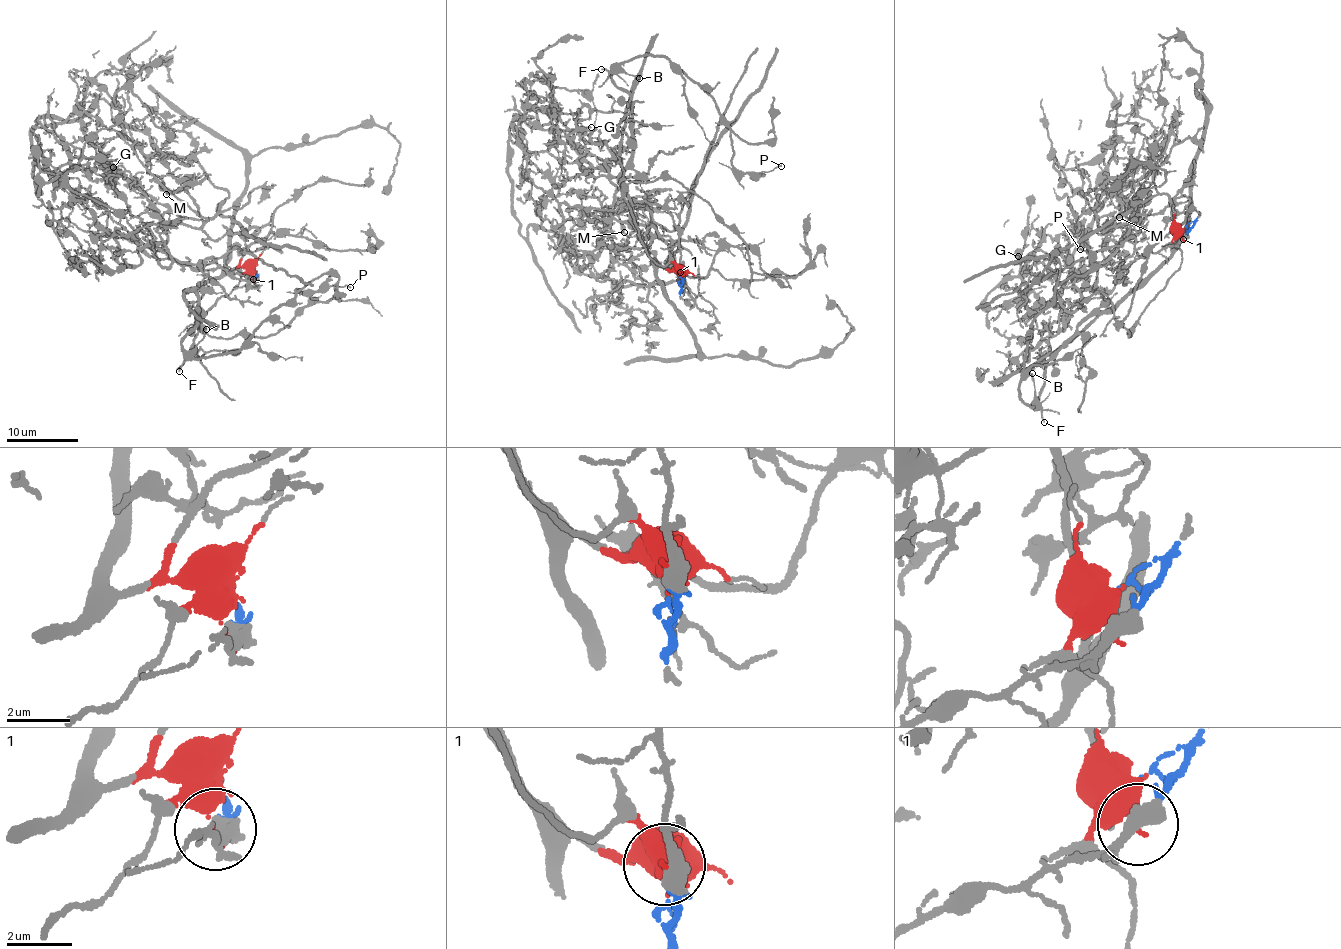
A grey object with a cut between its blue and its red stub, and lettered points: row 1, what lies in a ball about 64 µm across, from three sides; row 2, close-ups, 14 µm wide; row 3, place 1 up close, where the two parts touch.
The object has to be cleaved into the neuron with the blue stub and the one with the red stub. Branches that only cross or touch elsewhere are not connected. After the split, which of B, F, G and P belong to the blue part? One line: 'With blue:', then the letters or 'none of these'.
With blue: G

